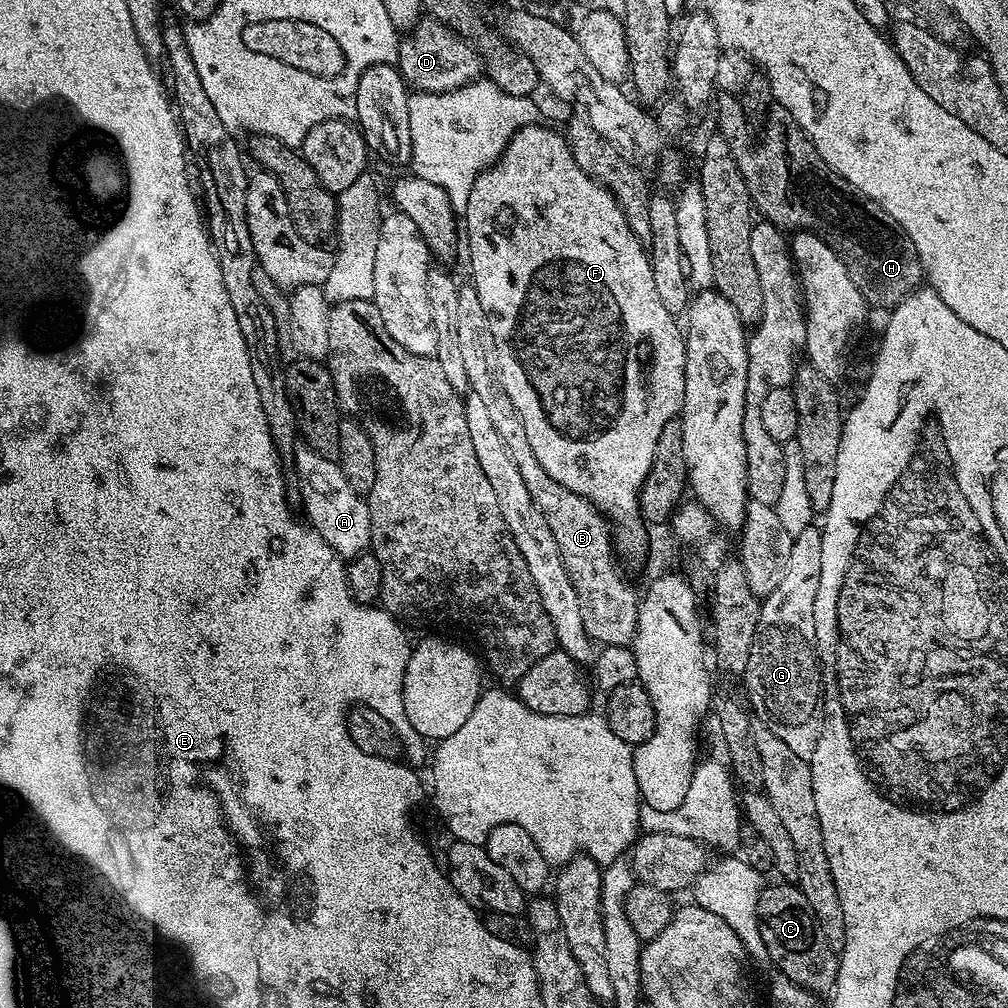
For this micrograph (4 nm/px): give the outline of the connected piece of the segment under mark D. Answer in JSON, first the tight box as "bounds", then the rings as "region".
{"bounds":[398,18,481,92],"region":[[[421,18],[412,28],[407,29],[399,43],[398,71],[409,89],[417,92],[449,92],[481,79],[480,53],[442,22]]]}

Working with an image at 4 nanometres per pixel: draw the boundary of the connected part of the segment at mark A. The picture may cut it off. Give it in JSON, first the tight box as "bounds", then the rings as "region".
{"bounds":[294,446,372,558],"region":[[[300,446],[296,450],[295,468],[294,487],[300,491],[298,504],[299,507],[304,507],[304,512],[308,515],[307,523],[312,529],[322,534],[325,542],[342,558],[360,556],[369,551],[372,527],[368,501],[346,482],[346,474],[342,474],[339,463],[322,458],[322,454],[313,448]]]}

